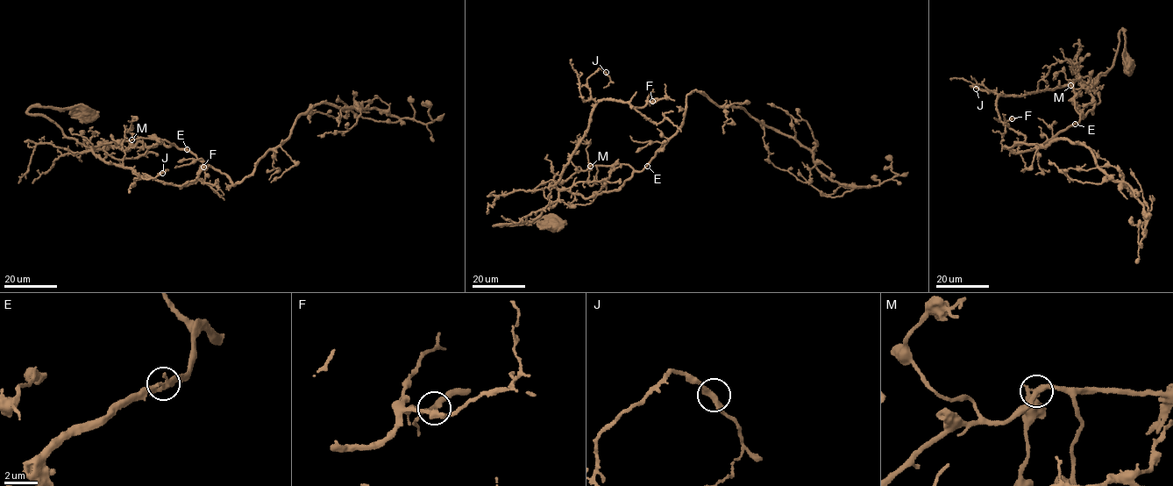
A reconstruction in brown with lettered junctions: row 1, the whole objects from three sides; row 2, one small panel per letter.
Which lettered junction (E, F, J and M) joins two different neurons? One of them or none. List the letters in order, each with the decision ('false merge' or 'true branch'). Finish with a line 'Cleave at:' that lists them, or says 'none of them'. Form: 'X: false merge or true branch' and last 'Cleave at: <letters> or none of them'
E: true branch
F: true branch
J: true branch
M: true branch
Cleave at: none of them

